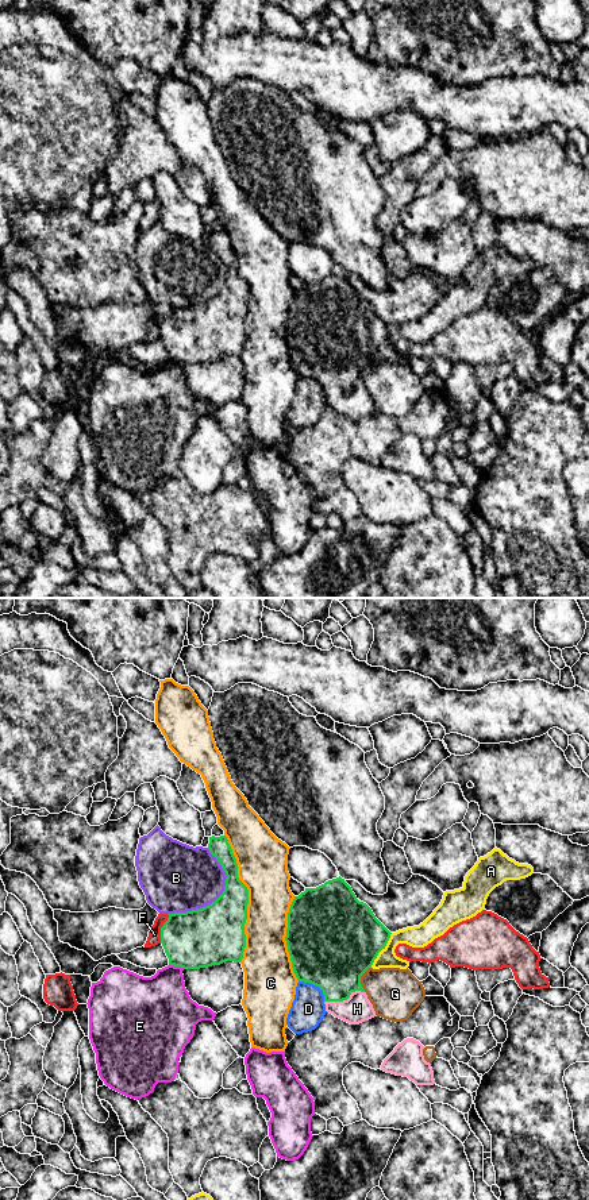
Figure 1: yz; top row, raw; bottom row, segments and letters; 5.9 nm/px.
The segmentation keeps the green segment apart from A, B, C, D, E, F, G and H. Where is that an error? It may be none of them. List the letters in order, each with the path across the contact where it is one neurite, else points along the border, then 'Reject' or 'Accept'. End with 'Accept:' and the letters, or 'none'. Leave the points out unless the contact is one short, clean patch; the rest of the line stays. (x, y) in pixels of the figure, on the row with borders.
A: Reject
B: Reject
C: Reject
D: Reject
E: Boundary: yz (169, 963), (184, 968). Reject
F: Reject
G: Boundary: yz (370, 967), (361, 976), (364, 991). Reject
H: Accept
Accept: H

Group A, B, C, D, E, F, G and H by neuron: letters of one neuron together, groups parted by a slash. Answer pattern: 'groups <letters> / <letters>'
groups A / B / C / D / E / F / G / H

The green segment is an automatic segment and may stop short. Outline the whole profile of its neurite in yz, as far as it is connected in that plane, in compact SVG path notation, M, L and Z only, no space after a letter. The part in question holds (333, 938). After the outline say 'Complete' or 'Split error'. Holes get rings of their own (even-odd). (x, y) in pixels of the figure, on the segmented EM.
M339 876L294 896L285 941L297 980L323 991L327 1012L359 1025L377 1016L361 976L390 934Z. Split error

